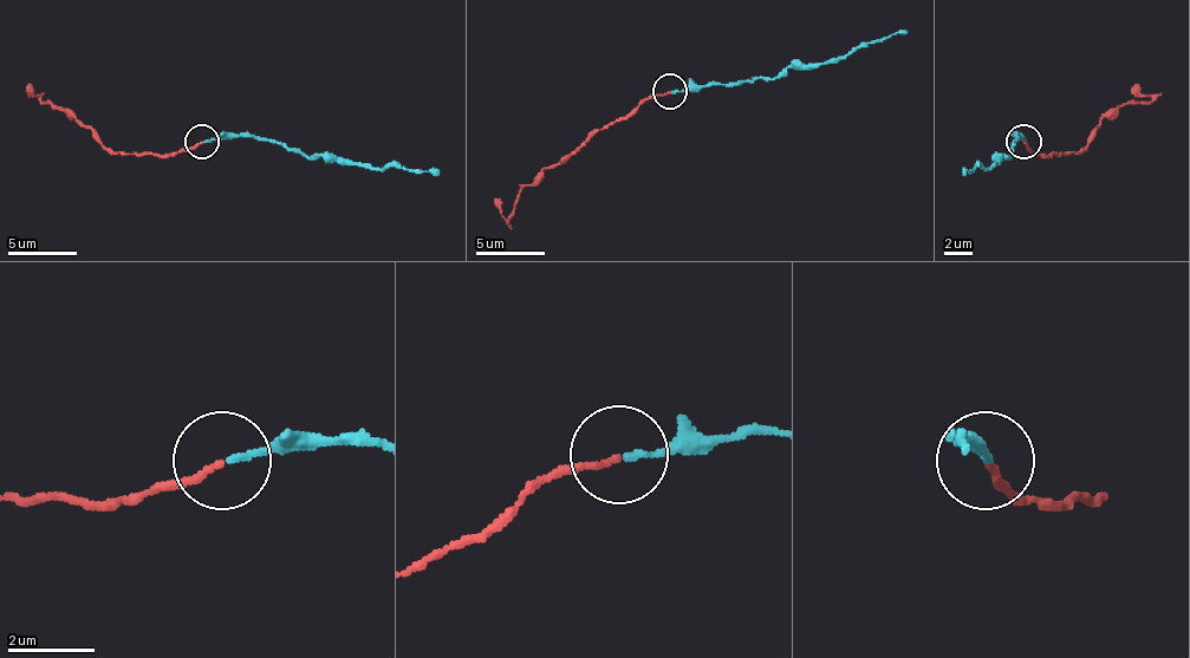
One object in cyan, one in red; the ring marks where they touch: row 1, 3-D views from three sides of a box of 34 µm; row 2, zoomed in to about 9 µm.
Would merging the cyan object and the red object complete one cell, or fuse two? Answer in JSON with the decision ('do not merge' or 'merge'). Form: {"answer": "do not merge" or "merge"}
{"answer": "do not merge"}

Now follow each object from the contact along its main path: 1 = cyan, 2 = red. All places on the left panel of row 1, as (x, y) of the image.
1: (205, 143), (229, 136), (274, 139), (305, 156), (403, 170), (437, 170)
2: (201, 143), (163, 156), (111, 152), (76, 118), (45, 104), (27, 88)

